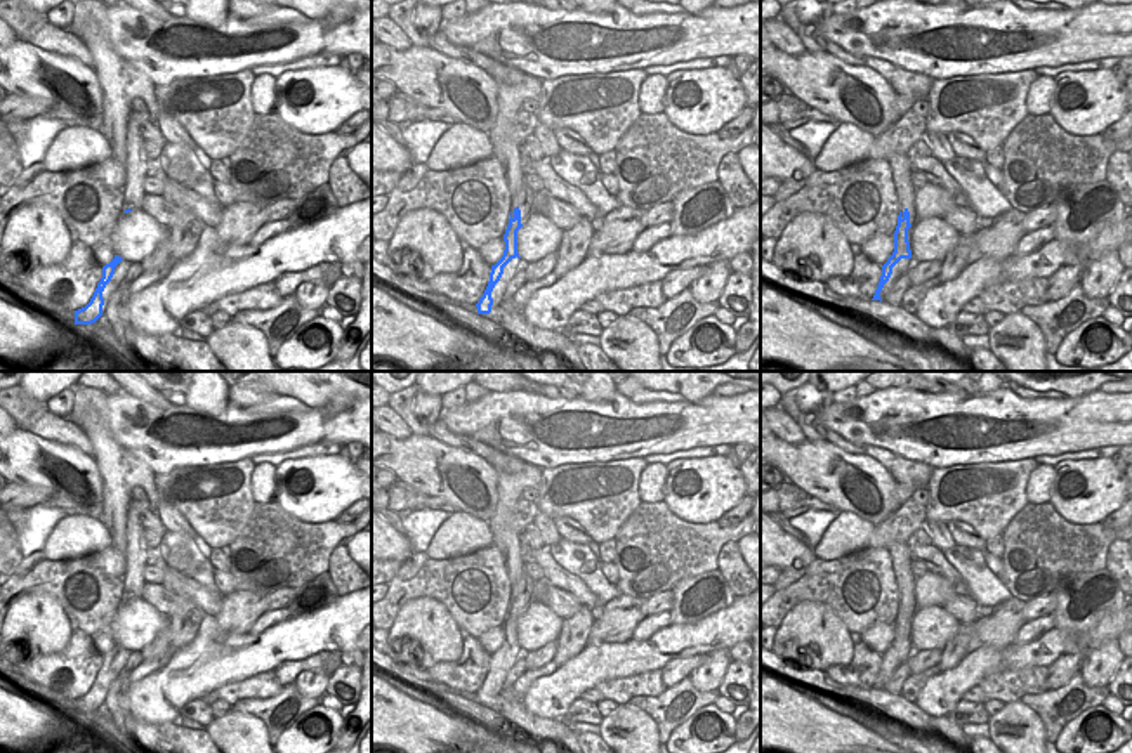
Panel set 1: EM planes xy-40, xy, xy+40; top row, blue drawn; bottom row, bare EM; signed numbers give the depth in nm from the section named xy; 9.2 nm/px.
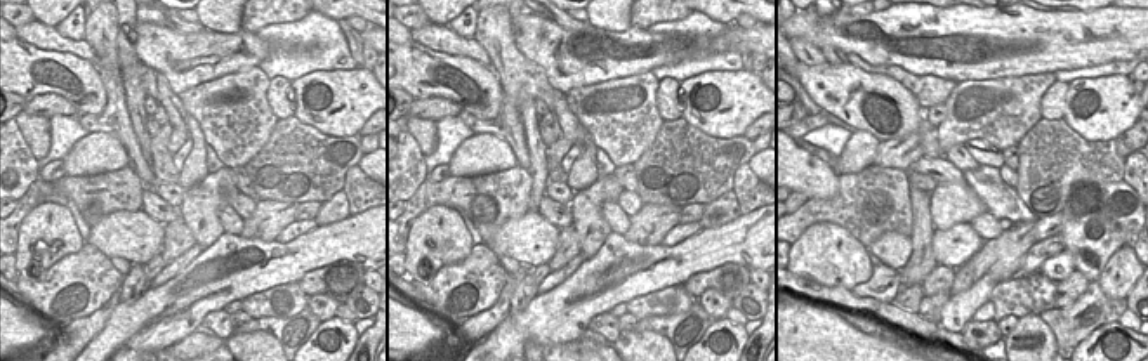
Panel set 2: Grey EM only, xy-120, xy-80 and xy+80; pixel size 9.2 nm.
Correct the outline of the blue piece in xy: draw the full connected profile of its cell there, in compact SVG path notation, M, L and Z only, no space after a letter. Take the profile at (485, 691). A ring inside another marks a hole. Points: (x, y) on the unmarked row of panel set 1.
M523 534L519 536L519 540L523 545L523 576L521 576L519 583L512 586L514 599L510 600L509 614L503 623L505 638L503 638L502 647L495 654L491 654L488 675L486 675L483 685L479 687L479 691L476 692L477 703L491 701L491 694L493 694L491 680L493 680L495 673L500 670L500 666L503 663L503 656L512 647L516 647L516 645L521 647L517 642L517 619L523 616L519 595L526 593L526 592L531 595L535 581L524 571L524 564L531 560L531 548L523 541Z

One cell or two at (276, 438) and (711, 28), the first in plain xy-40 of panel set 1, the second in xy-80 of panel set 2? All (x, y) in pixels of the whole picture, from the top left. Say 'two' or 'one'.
two

